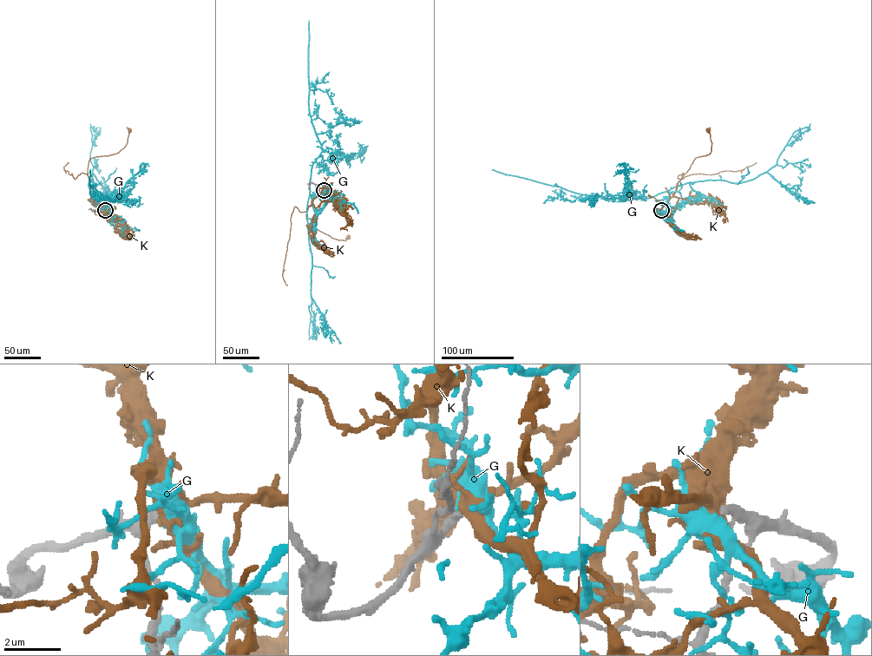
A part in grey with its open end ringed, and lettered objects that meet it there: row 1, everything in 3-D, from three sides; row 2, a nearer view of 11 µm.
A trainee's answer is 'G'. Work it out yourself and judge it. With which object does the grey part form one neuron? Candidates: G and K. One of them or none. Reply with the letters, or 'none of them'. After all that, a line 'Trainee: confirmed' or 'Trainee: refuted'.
none of them
Trainee: refuted

